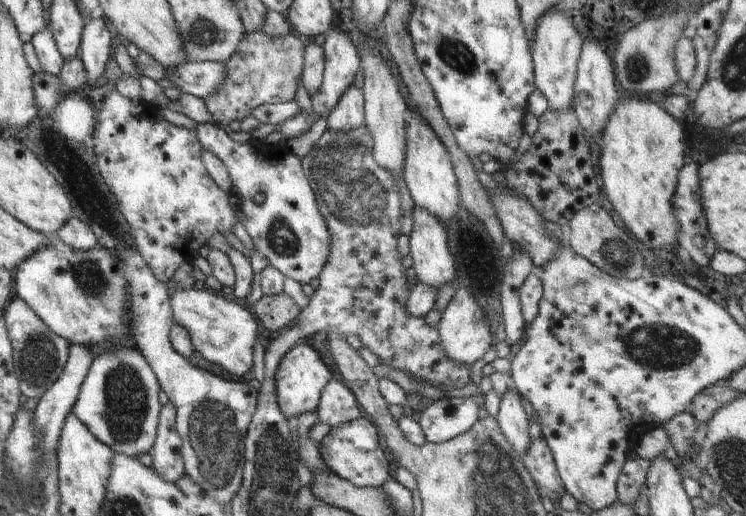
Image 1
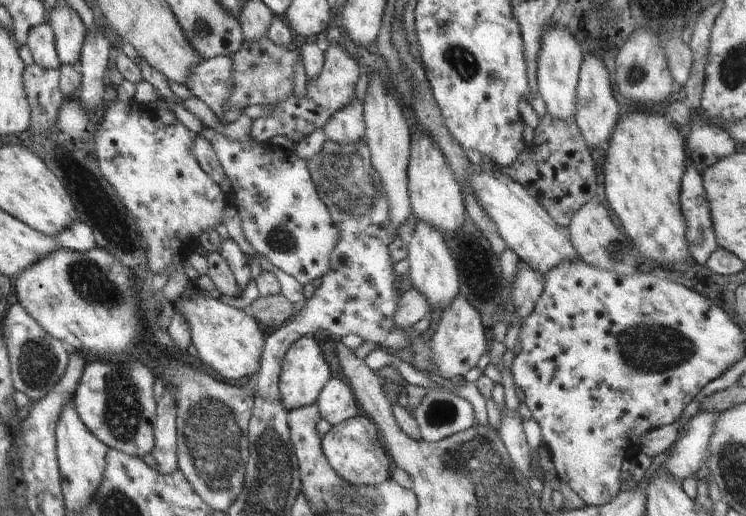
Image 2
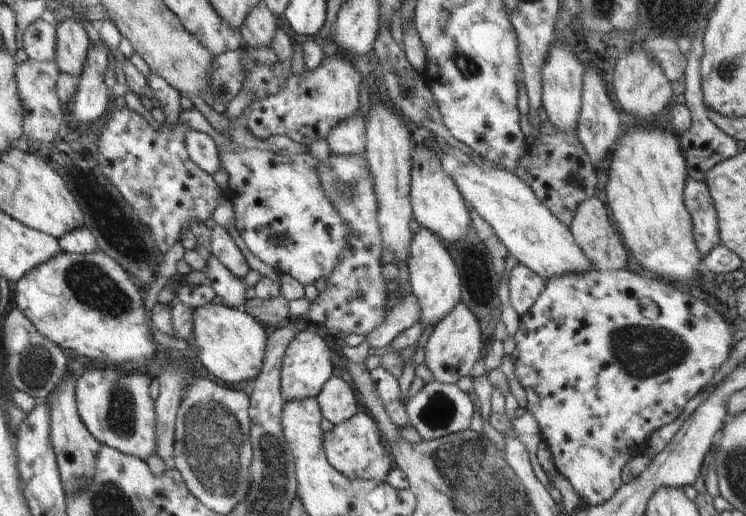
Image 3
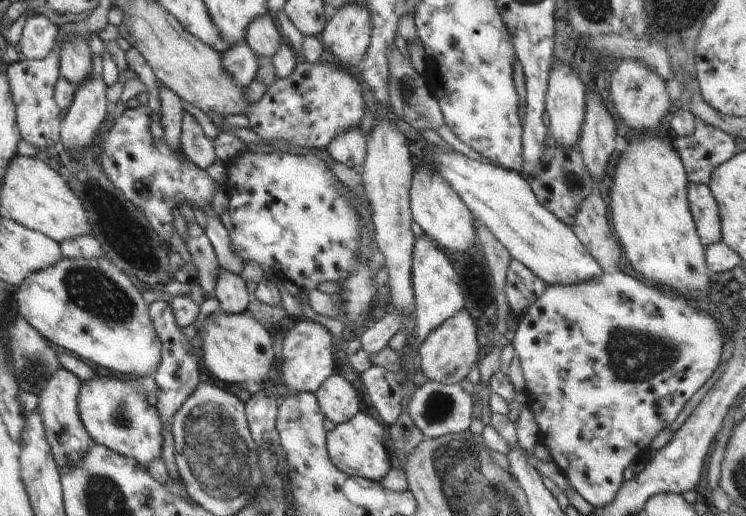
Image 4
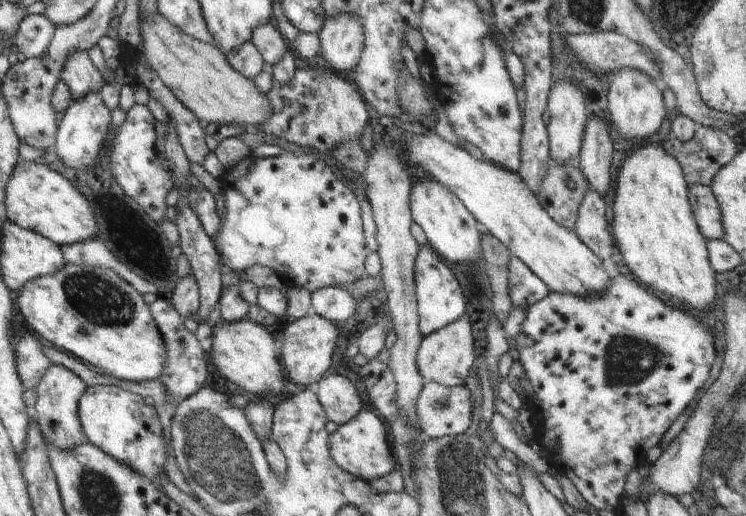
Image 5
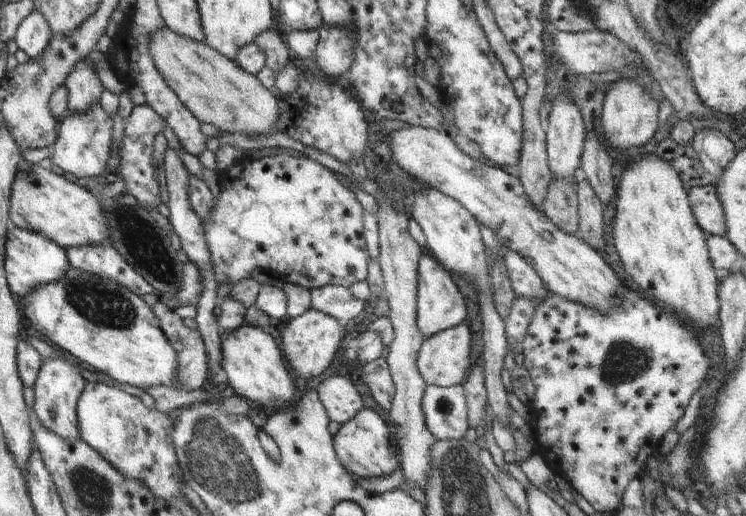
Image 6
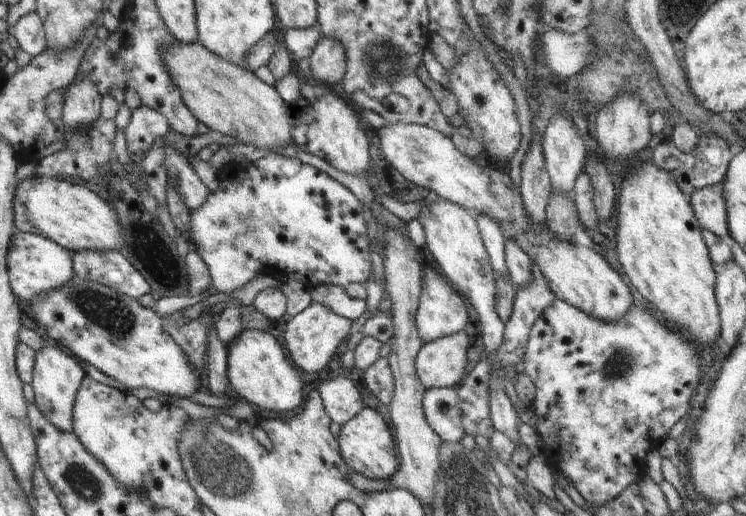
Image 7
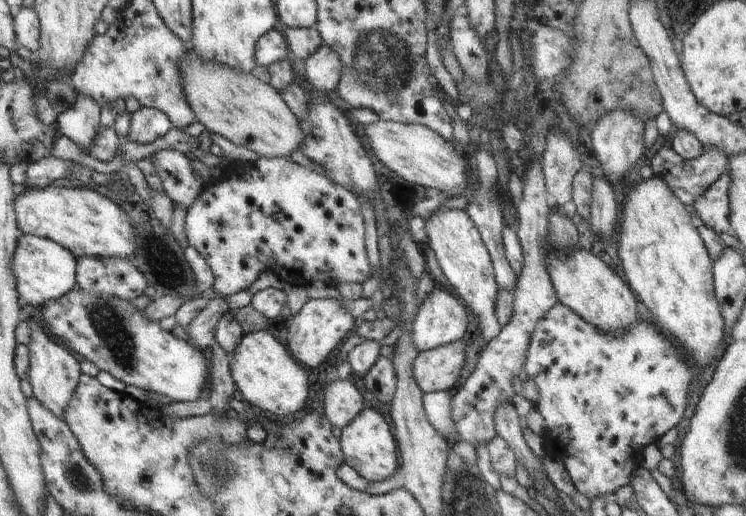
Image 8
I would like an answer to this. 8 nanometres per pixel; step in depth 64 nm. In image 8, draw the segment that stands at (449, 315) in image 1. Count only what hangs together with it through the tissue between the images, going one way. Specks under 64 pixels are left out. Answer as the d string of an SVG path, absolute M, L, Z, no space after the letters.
M464 341L418 353L413 361L413 378L424 393L452 390L465 360Z

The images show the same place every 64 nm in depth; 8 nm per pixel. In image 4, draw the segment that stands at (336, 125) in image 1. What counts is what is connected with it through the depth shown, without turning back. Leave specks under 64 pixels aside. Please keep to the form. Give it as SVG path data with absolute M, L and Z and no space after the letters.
M348 128L332 138L327 145L327 152L331 157L348 168L360 170L367 154L365 136L359 128Z

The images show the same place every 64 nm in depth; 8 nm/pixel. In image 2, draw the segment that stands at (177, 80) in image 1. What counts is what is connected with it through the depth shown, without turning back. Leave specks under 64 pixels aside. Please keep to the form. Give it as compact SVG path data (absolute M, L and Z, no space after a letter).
M217 56L200 61L194 66L183 84L210 107L210 110L221 120L224 117L224 106L234 88L232 80L232 57Z

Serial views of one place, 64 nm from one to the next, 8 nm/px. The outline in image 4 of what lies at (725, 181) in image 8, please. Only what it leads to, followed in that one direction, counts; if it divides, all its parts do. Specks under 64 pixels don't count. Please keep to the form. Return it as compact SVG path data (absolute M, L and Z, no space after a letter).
M688 183L688 206L696 225L696 232L704 248L720 242L722 235L718 203L708 185Z

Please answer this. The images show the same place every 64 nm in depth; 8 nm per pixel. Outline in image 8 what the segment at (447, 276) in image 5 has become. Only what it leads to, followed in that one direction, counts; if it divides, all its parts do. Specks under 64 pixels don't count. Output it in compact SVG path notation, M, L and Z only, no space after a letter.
M437 283L435 284L434 289L418 310L412 324L411 342L418 353L463 340L467 331L468 318L464 305L460 304L460 301L454 293L448 292Z

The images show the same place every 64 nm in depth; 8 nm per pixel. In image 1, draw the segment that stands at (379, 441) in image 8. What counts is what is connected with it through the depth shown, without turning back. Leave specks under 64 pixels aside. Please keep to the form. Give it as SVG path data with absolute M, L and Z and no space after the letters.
M366 415L331 428L318 444L320 456L333 474L360 488L376 488L390 478L390 464L378 443L380 430Z

